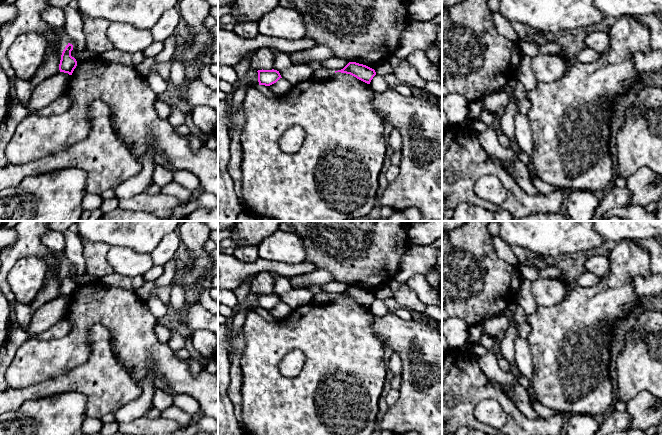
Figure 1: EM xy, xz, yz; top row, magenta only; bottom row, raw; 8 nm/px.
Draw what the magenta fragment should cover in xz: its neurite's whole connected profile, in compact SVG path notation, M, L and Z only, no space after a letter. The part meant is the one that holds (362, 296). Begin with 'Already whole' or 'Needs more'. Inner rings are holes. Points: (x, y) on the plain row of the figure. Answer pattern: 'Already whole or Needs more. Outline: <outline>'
Already whole. Outline: M349 286L343 293L335 295L335 297L336 296L350 298L367 308L370 308L371 304L376 299L374 293L356 286Z

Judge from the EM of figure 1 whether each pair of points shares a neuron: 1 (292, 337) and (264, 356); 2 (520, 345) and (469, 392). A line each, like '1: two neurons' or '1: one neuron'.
1: one neuron
2: two neurons

